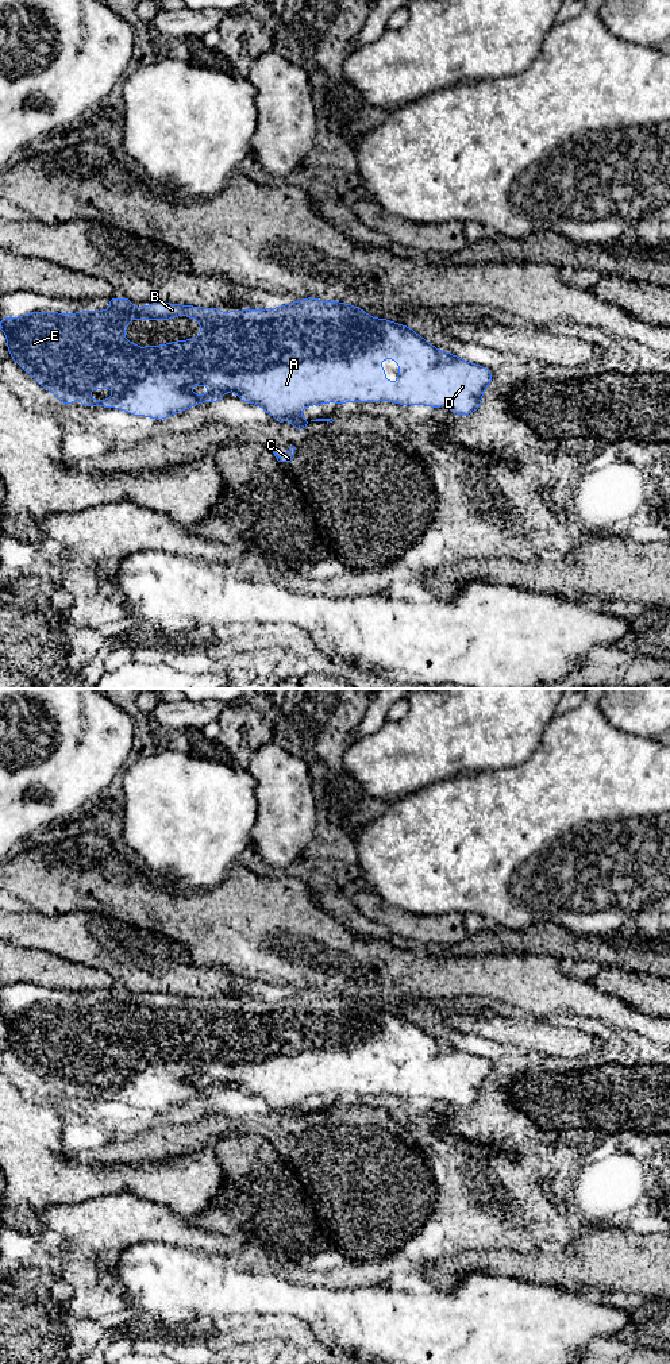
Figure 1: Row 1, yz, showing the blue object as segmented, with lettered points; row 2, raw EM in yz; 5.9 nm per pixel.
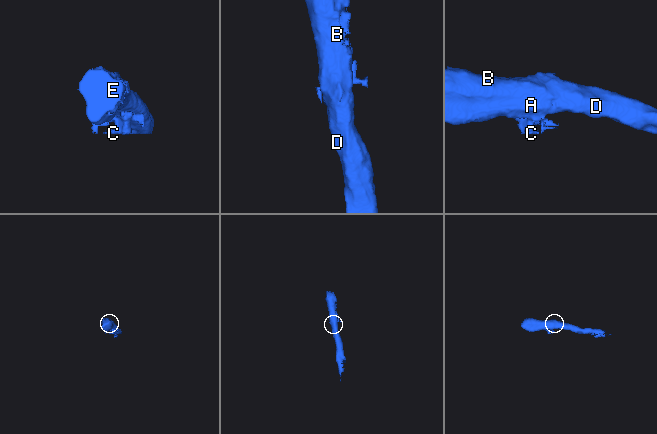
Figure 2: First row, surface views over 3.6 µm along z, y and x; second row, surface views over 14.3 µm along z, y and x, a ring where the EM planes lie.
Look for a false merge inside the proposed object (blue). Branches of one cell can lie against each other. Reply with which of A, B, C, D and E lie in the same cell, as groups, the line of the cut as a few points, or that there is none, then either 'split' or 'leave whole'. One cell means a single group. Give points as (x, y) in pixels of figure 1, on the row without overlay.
groups A B D E / C; cut yz (297, 1104), (291, 1109); split

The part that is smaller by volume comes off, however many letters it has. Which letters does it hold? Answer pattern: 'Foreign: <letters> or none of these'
Foreign: C

